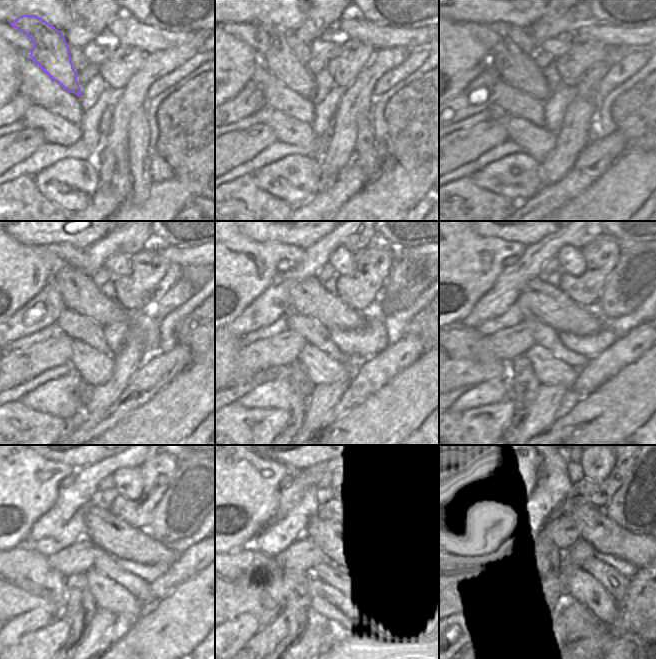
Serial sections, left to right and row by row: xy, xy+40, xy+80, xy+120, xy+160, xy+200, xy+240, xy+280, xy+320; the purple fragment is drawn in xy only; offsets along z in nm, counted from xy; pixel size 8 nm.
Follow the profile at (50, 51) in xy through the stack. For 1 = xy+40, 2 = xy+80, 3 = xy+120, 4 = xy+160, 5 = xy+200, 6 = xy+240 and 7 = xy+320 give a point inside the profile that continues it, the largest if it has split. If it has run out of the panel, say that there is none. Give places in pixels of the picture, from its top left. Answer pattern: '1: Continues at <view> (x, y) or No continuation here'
1: Continues at xy+40 (279, 59)
2: Continues at xy+80 (517, 68)
3: Continues at xy+120 (80, 294)
4: Continues at xy+160 (309, 297)
5: Continues at xy+200 (538, 299)
6: Continues at xy+240 (104, 529)
7: Continues at xy+320 (600, 547)

